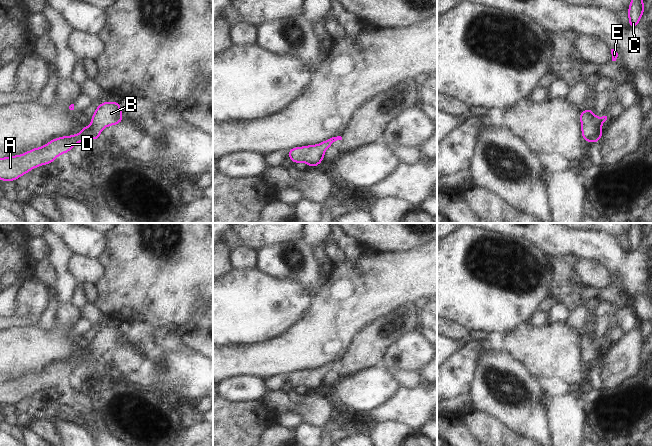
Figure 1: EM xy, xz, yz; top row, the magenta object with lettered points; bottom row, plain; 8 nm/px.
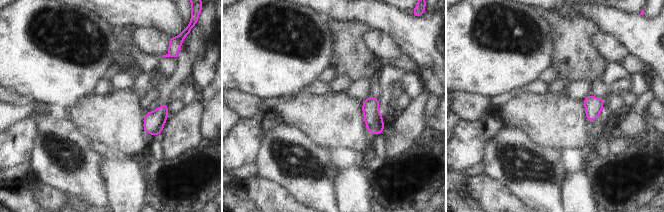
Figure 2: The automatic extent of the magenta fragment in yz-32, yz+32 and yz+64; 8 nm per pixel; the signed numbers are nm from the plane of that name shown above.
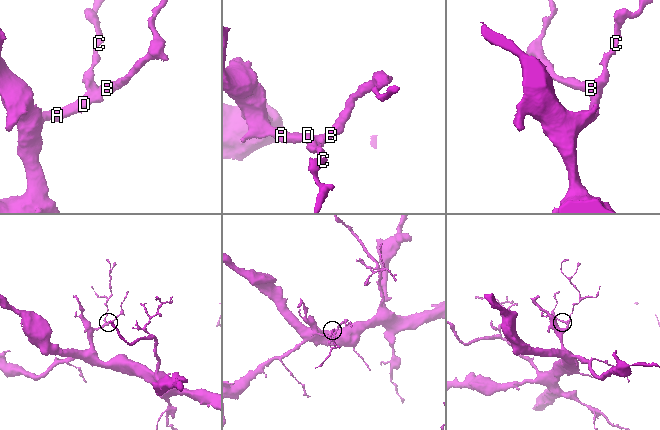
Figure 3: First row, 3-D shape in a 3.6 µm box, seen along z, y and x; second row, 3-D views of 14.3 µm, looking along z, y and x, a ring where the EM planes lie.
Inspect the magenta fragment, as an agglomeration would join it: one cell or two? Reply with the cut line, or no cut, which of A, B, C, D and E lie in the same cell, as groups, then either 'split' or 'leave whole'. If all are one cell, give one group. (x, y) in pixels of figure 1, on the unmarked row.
no cut; A B C D E; leave whole

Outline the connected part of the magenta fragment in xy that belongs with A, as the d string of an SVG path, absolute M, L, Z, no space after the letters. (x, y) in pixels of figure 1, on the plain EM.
M120 326L100 327L91 342L92 349L83 349L81 357L55 362L43 371L0 383L0 404L14 405L35 391L53 387L58 379L68 377L80 365L100 363L100 355L103 352L123 345L120 332Z

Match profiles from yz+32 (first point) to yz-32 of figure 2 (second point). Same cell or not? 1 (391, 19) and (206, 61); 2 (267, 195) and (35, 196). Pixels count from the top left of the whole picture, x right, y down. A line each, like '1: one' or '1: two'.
1: two
2: two

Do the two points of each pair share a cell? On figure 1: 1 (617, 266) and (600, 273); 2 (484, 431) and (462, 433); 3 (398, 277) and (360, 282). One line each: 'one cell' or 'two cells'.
1: two cells
2: two cells
3: one cell

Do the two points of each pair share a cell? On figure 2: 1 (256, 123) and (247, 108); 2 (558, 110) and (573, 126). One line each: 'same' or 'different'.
1: different
2: same

